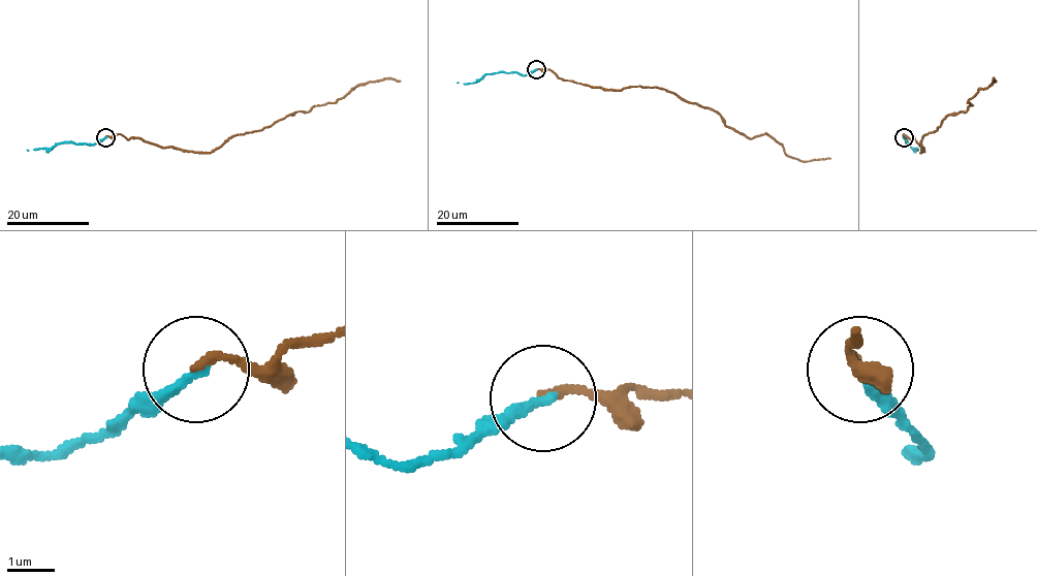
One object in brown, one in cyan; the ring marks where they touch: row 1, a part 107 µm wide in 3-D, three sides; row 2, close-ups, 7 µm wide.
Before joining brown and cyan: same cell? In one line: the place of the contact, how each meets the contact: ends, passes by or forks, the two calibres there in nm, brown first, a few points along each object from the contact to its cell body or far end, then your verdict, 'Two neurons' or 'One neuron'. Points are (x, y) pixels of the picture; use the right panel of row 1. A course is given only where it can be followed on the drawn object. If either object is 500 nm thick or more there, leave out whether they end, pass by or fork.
Place: (904, 137). At the ring brown ends. At the ring cyan ends. Thickness 180 nm (brown) against 200 nm. Course of brown: (904, 136), (914, 137), (924, 151), (922, 136), (949, 115), (966, 113), (973, 105), (968, 102), (993, 82). Course of cyan: (904, 136), (909, 144), (906, 144), (916, 150). One neuron

